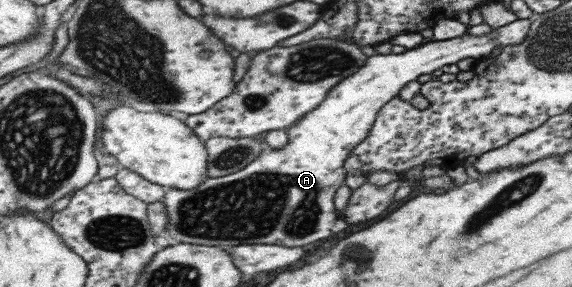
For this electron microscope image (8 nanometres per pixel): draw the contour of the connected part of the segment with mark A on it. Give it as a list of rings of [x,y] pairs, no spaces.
[[[515,19],[512,22],[491,29],[491,32],[481,35],[461,35],[449,40],[431,41],[426,40],[421,46],[405,49],[398,54],[375,54],[367,58],[367,65],[359,70],[358,74],[345,78],[339,82],[327,95],[326,100],[315,108],[313,112],[306,114],[299,122],[295,122],[287,129],[289,144],[285,148],[265,148],[261,156],[254,160],[243,170],[217,178],[207,178],[201,186],[195,190],[170,189],[165,198],[169,214],[167,233],[179,243],[206,244],[207,246],[241,246],[241,244],[283,244],[283,246],[307,246],[311,242],[319,242],[329,238],[331,234],[347,230],[343,225],[341,215],[336,209],[335,198],[341,185],[346,182],[349,174],[345,169],[345,162],[350,158],[351,152],[366,140],[369,128],[377,111],[385,102],[397,97],[399,90],[407,84],[419,78],[430,75],[437,69],[450,64],[455,64],[463,58],[486,57],[495,46],[513,46],[519,44],[525,34],[529,32],[530,19]]]

